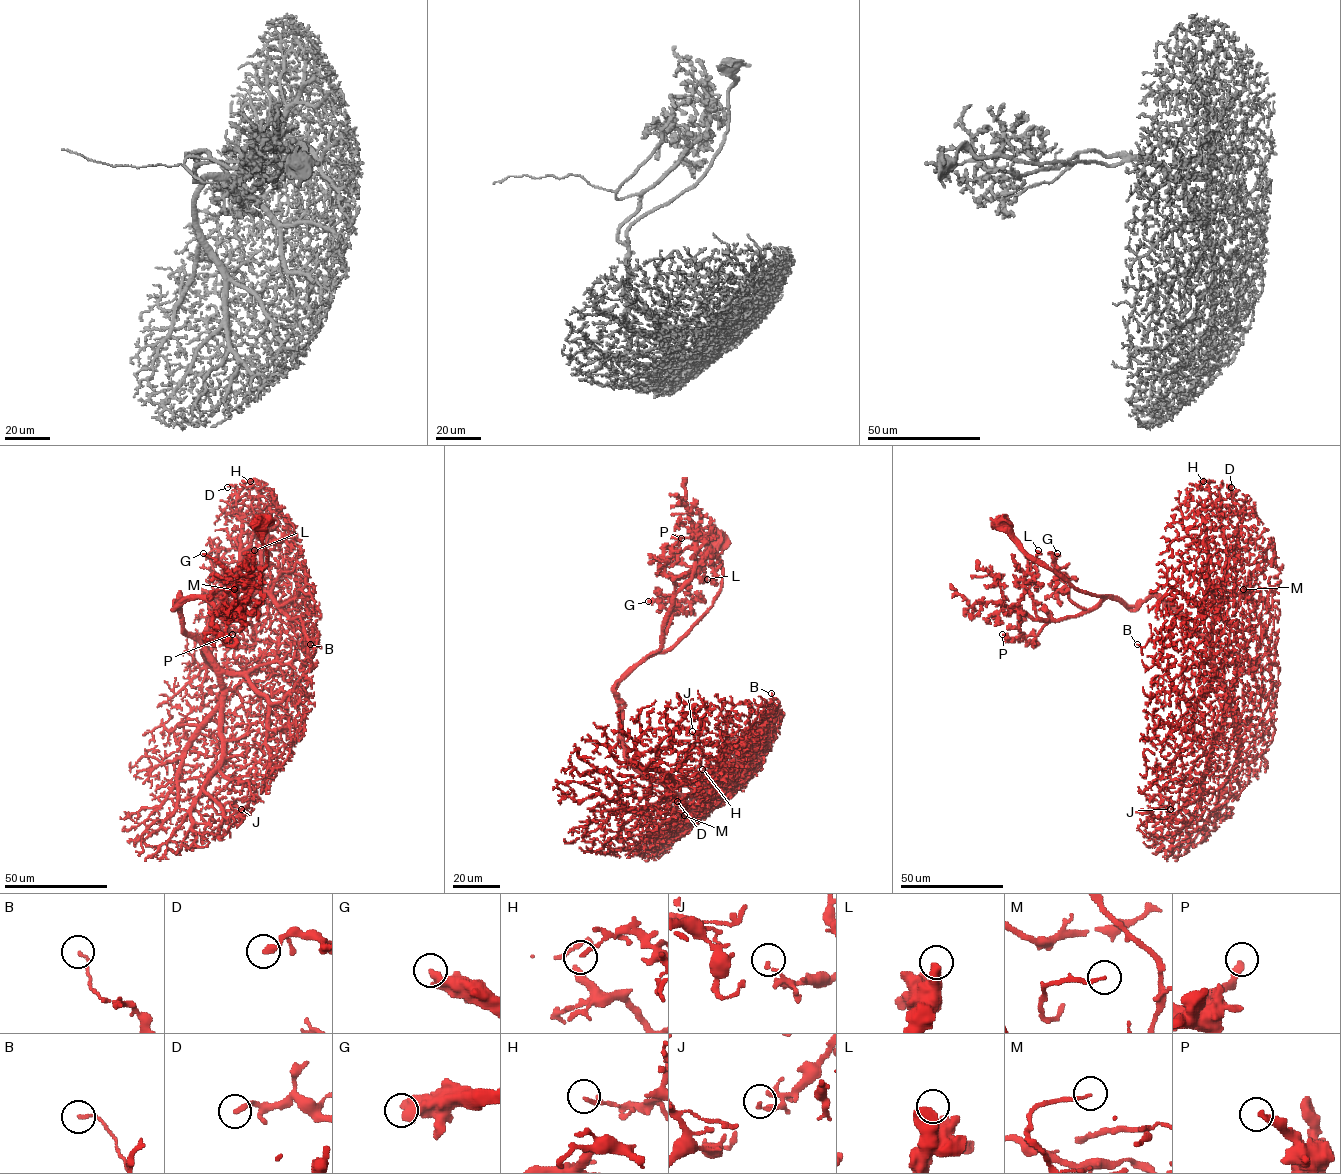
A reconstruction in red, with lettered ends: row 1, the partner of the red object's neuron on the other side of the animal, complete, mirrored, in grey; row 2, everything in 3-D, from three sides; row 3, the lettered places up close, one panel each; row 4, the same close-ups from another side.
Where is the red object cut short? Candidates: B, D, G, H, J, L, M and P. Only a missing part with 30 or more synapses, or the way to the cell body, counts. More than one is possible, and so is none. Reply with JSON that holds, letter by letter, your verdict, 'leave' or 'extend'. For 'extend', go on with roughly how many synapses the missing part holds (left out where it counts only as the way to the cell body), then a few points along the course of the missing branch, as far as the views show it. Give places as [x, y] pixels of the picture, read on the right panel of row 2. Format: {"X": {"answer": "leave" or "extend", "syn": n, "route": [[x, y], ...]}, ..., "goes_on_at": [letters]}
{"B": {"answer": "leave"}, "D": {"answer": "leave"}, "G": {"answer": "leave"}, "H": {"answer": "leave"}, "J": {"answer": "leave"}, "L": {"answer": "leave"}, "M": {"answer": "leave"}, "P": {"answer": "leave"}, "goes_on_at": []}

